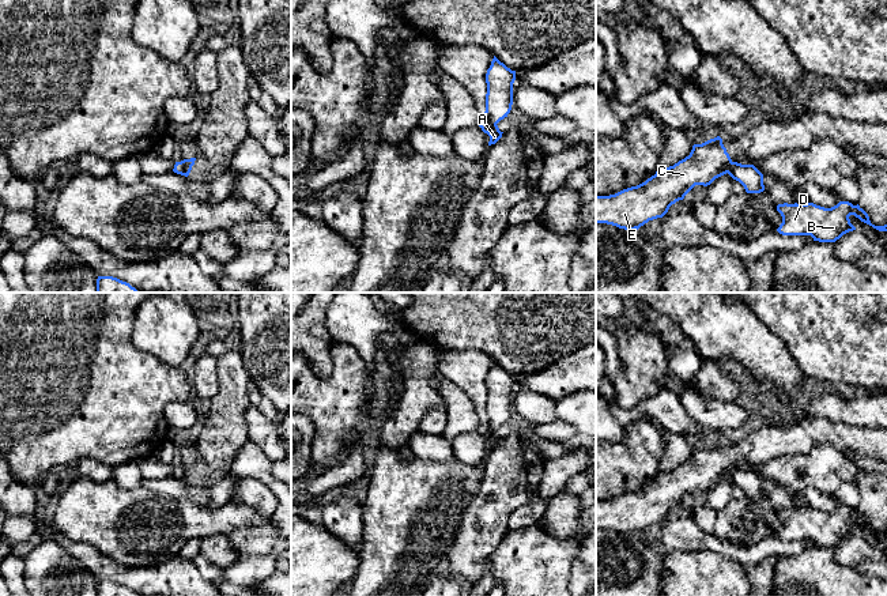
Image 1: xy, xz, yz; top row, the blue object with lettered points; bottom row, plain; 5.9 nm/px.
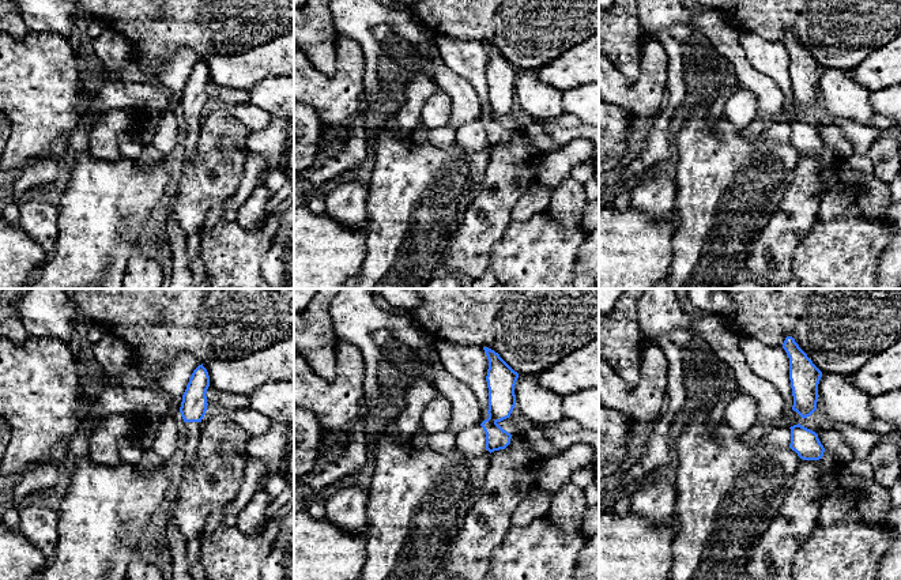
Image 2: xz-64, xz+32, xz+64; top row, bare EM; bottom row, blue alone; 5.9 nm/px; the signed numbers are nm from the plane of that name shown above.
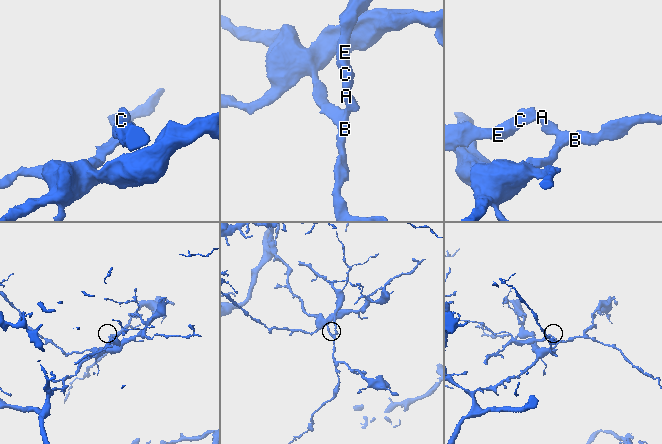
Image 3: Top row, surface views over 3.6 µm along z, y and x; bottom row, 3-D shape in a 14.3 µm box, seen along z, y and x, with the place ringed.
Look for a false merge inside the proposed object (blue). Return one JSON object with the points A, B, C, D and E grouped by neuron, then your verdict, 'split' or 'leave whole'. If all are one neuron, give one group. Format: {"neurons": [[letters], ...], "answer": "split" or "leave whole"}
{"neurons": [["A", "B", "C", "D", "E"]], "answer": "leave whole"}

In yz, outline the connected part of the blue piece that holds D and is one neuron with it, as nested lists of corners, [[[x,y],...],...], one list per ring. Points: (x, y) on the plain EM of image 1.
[[[839,506],[831,513],[814,508],[784,508],[777,510],[777,516],[782,521],[782,528],[777,536],[782,540],[811,540],[814,546],[835,547],[843,539],[856,535],[850,528],[850,520],[879,536],[887,536],[887,529],[872,529],[868,518],[858,509],[853,510],[849,506]]]

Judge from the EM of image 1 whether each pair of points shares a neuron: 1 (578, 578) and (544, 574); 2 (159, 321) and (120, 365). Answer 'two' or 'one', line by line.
1: two
2: two

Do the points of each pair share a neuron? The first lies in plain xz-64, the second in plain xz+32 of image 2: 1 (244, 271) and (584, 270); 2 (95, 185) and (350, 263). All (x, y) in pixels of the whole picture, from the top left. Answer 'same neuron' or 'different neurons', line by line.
1: different neurons
2: different neurons

